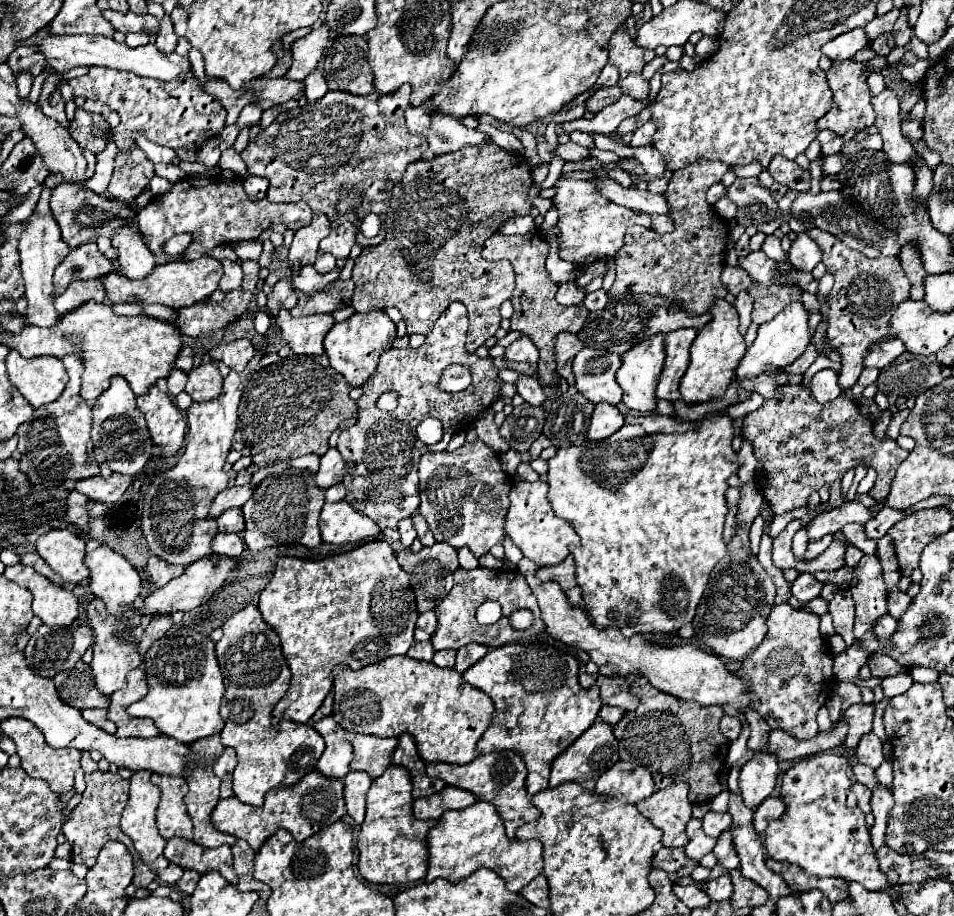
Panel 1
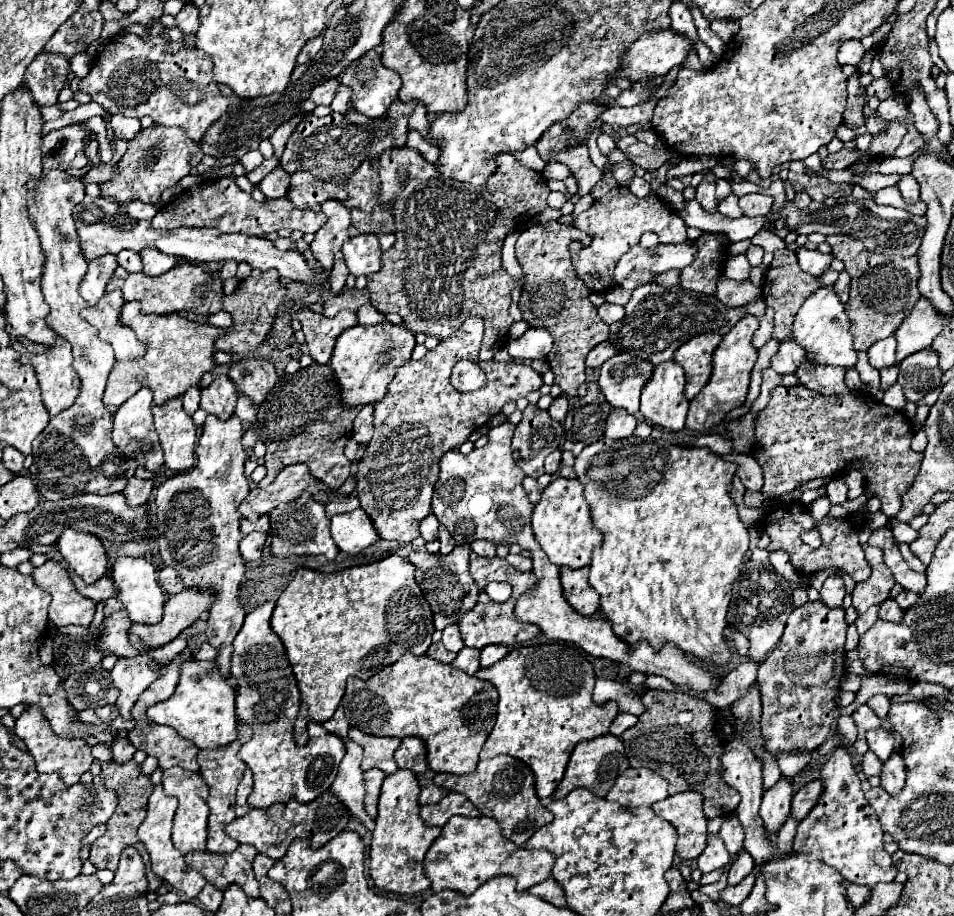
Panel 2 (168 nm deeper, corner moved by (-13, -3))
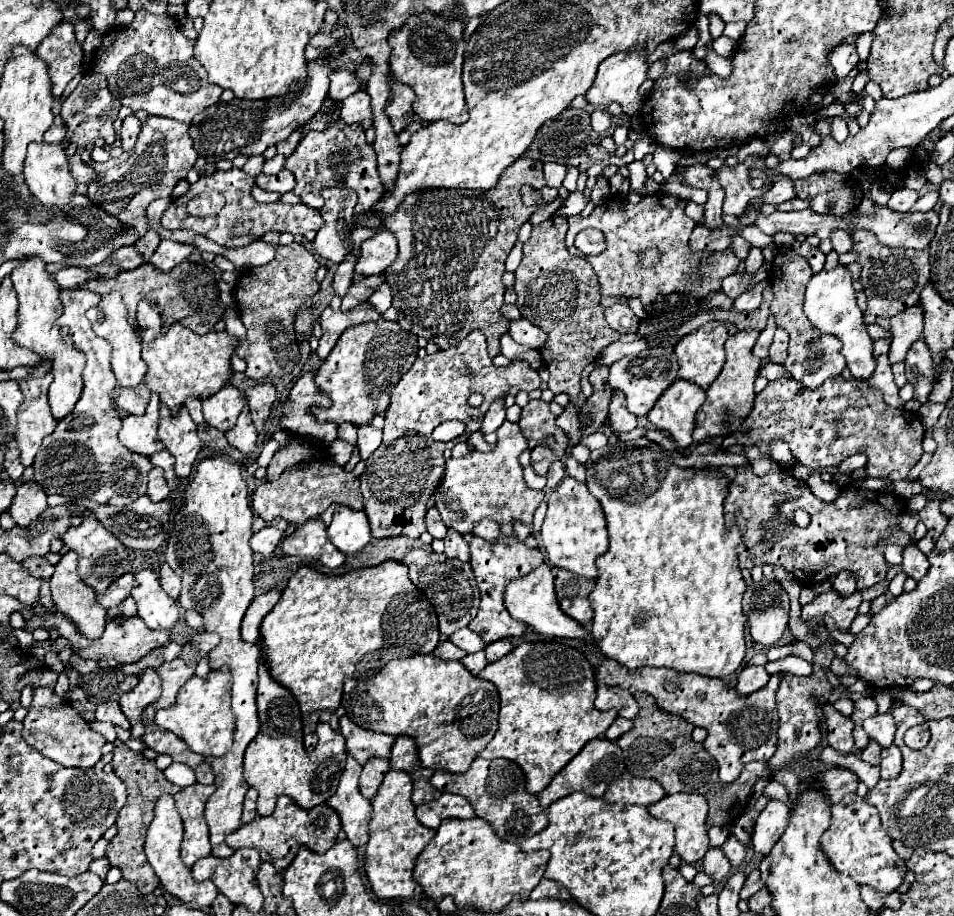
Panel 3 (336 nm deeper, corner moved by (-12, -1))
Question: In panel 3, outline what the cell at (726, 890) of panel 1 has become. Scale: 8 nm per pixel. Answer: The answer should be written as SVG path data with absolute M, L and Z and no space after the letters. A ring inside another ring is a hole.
M753 869L753 871L749 873L743 889L741 889L741 899L749 899L751 895L755 895L755 893L757 893L759 889L763 889L763 887L765 887L765 883L763 883L763 879L761 879L761 873L759 873L757 869Z

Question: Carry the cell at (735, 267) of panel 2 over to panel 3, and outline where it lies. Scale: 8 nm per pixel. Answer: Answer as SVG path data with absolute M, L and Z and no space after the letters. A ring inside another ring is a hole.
M749 273L729 275L723 279L723 293L727 293L727 297L731 297L731 299L737 299L747 289L751 279L753 279L753 275L749 275Z

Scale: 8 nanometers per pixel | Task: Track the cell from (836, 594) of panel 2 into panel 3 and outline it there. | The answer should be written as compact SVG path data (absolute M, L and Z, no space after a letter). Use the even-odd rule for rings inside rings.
M841 571L835 579L833 579L833 589L837 589L841 595L849 595L857 591L857 581L855 575L849 571Z

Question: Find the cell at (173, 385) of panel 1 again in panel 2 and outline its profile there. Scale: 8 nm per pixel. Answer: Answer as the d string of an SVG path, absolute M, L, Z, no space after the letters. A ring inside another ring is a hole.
M190 387L186 395L182 395L182 403L184 403L184 409L192 415L200 403L200 387Z

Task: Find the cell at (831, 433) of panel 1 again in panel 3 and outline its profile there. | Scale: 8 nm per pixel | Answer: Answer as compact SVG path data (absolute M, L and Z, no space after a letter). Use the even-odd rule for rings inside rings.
M839 375L827 379L815 391L793 379L769 381L757 395L751 417L747 417L743 427L725 439L723 445L757 445L761 451L767 451L771 441L781 439L789 443L797 463L813 469L835 467L853 453L865 453L869 457L867 477L891 477L899 481L907 479L911 467L921 459L923 435L925 429L917 413L913 415L903 407L889 407L877 387L859 379L845 381L843 375Z

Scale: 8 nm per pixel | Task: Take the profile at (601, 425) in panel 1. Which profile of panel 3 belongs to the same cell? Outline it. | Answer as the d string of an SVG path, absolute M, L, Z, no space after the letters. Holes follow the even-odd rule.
M615 393L613 395L611 409L609 409L609 425L617 433L631 431L631 429L637 427L637 417L627 411L627 403L625 403L623 393Z

